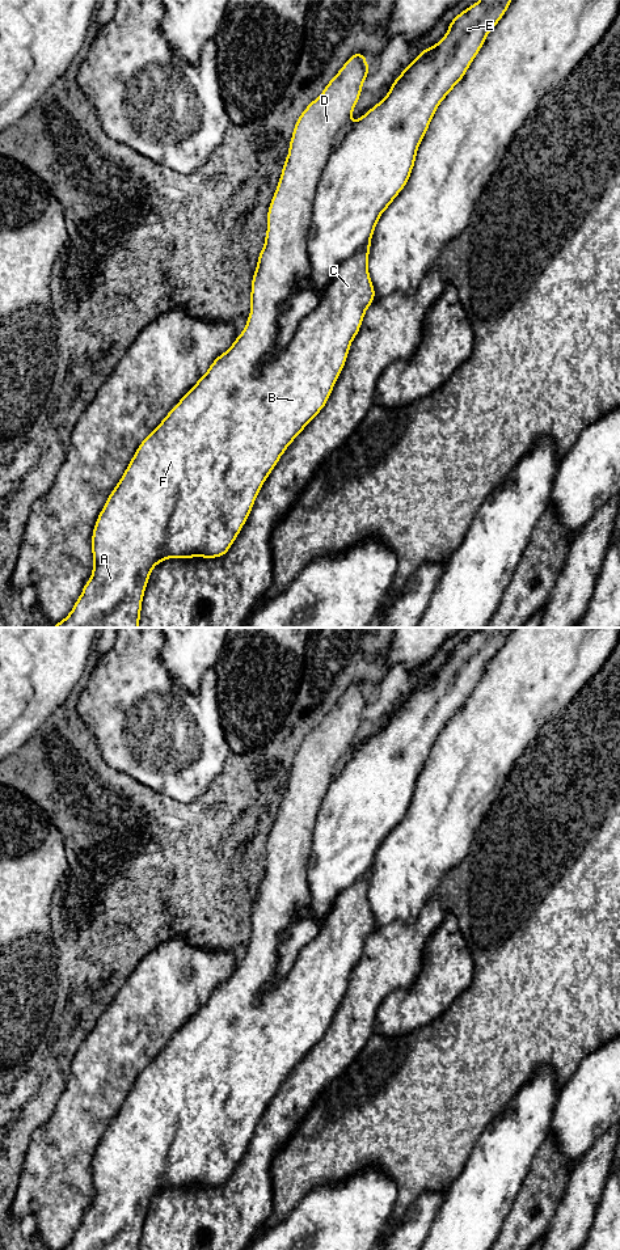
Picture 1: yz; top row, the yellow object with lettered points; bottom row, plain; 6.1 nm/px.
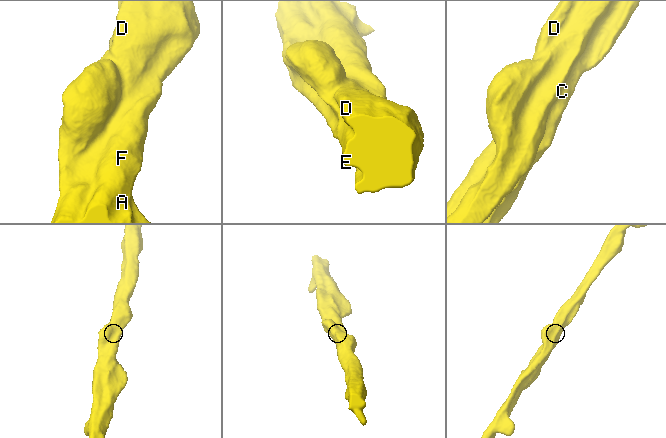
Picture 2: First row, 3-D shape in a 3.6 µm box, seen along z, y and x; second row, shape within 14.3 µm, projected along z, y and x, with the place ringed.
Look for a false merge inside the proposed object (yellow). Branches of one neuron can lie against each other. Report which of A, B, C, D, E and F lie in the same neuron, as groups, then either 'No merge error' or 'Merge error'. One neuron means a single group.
Groups: A B C D F / E. Merge error

